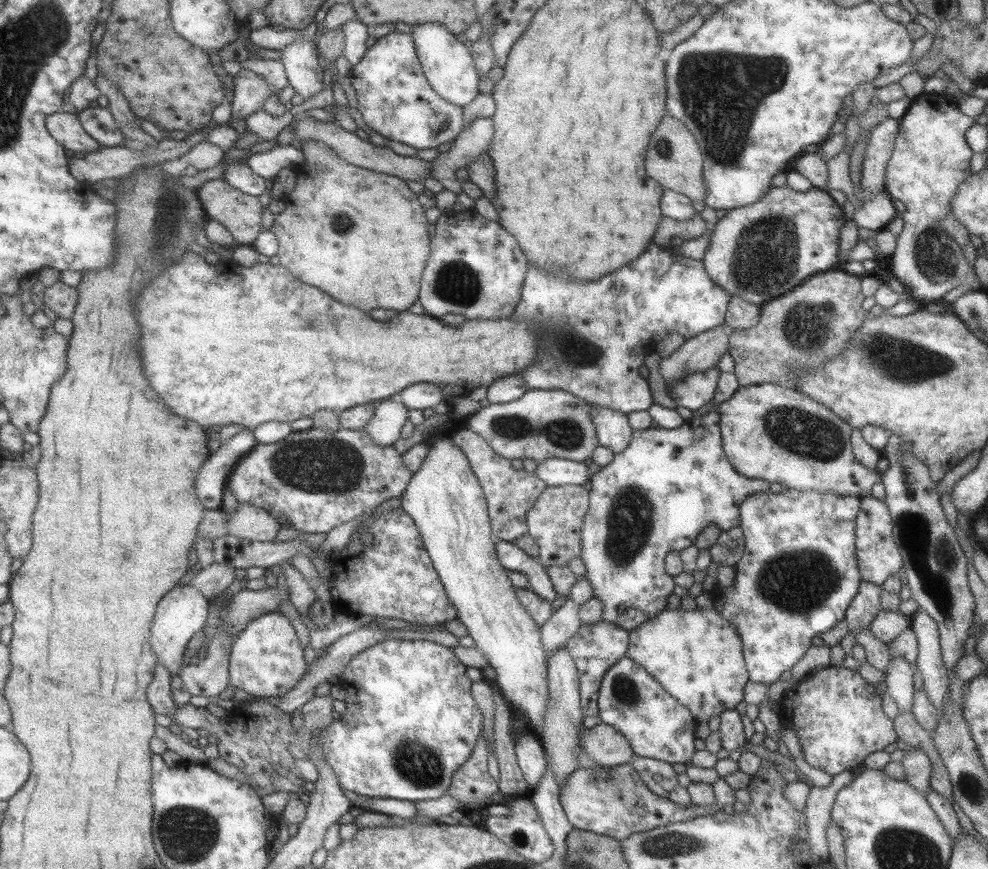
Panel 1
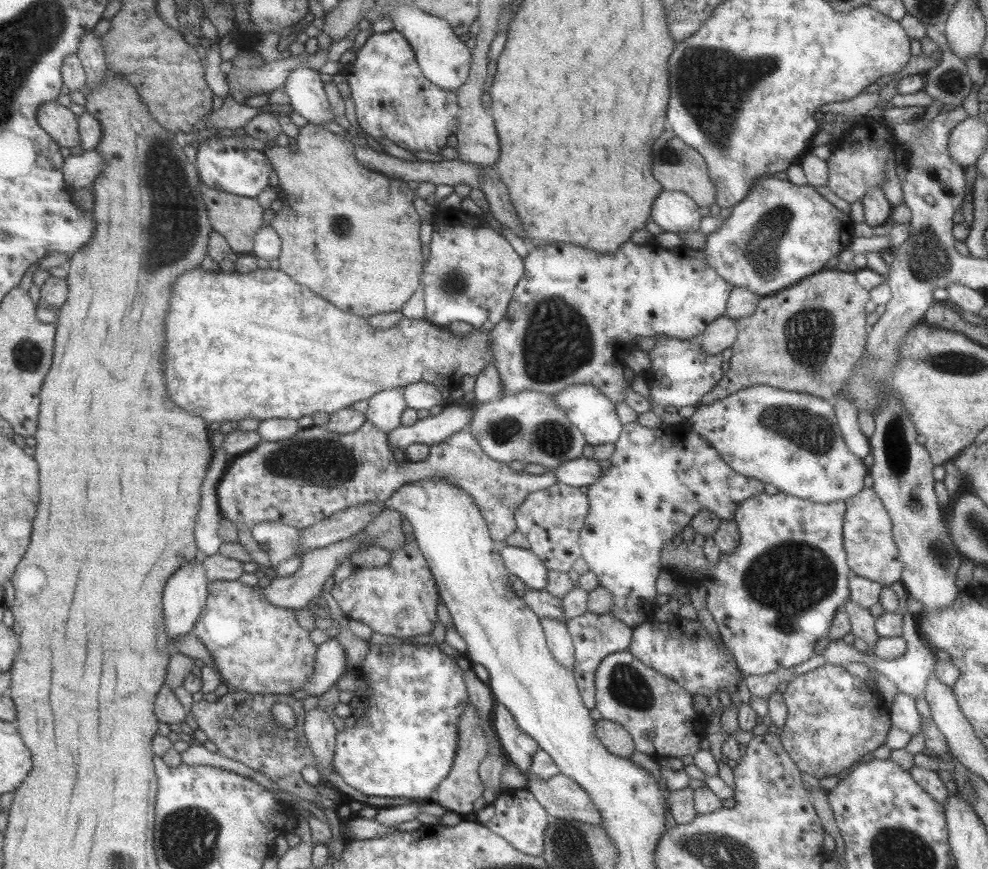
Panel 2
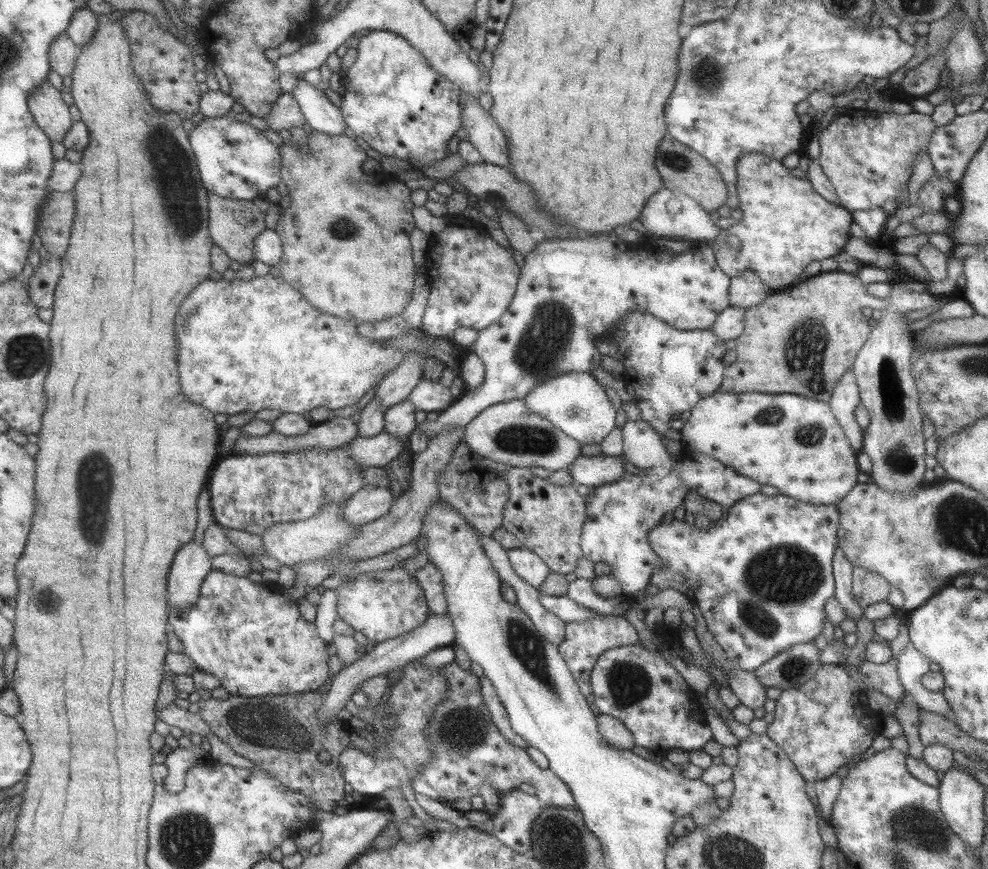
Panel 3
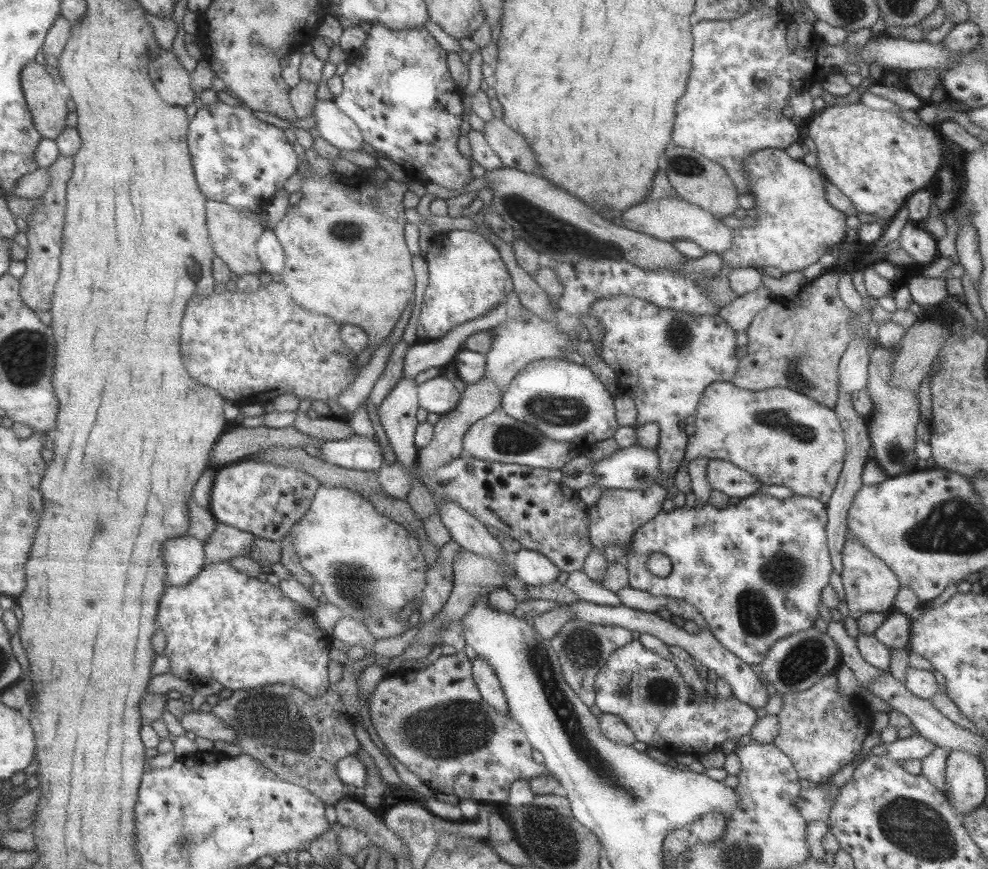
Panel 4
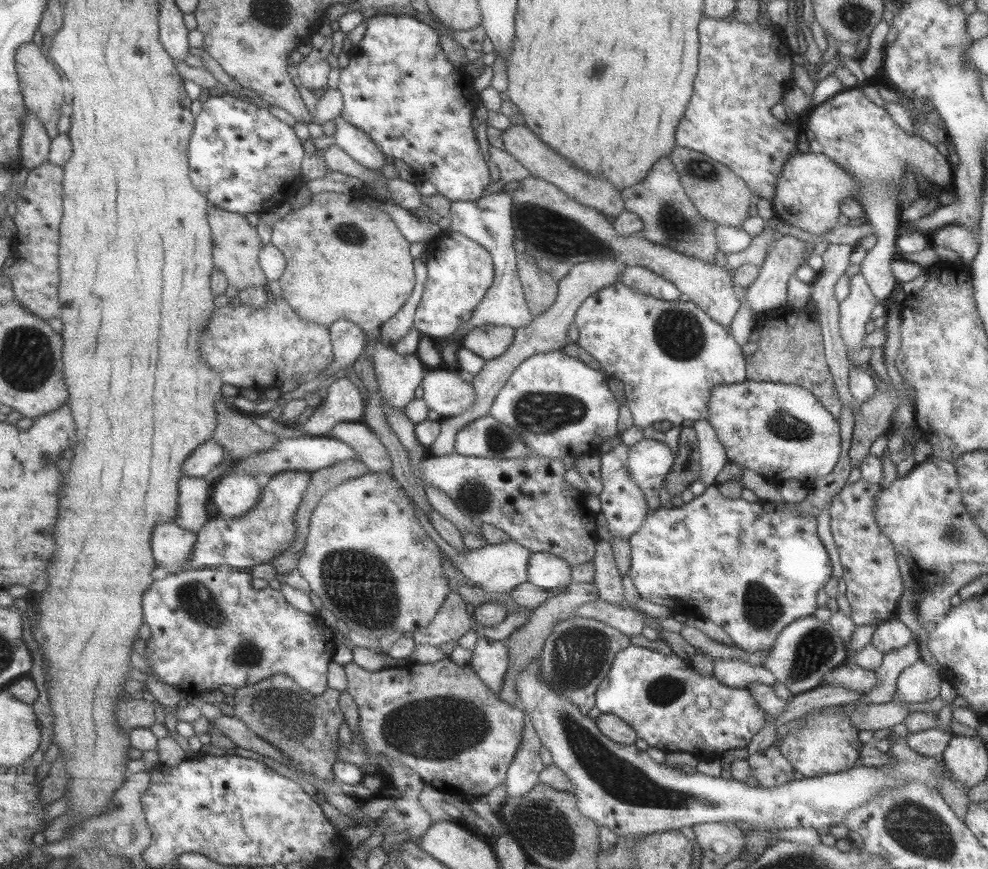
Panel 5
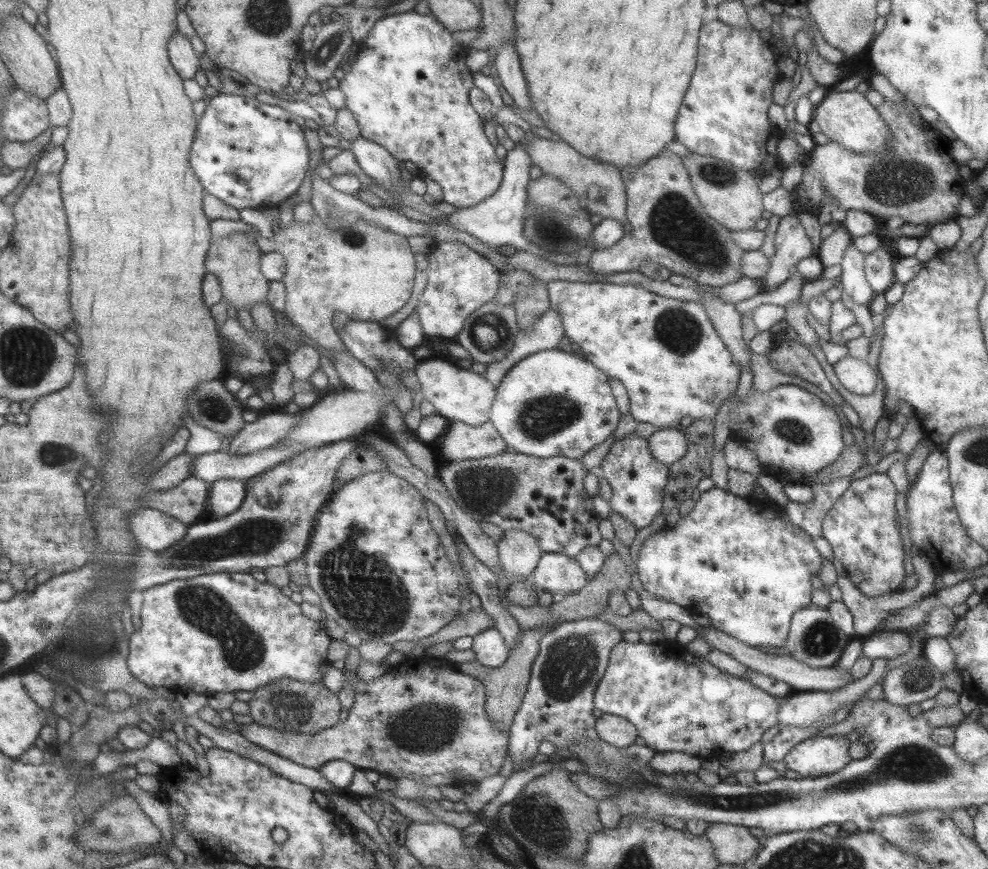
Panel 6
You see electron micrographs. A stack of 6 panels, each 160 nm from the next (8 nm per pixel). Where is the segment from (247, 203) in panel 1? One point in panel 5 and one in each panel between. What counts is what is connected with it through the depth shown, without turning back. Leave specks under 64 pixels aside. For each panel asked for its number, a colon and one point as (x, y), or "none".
2: (237, 219)
3: (233, 224)
4: (233, 232)
5: (236, 246)

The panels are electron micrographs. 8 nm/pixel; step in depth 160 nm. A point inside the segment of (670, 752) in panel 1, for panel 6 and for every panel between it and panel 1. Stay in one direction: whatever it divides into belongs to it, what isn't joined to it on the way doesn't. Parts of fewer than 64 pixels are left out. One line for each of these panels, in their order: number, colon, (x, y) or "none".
2: (658, 714)
3: (642, 690)
4: (645, 690)
5: (656, 694)
6: (678, 702)

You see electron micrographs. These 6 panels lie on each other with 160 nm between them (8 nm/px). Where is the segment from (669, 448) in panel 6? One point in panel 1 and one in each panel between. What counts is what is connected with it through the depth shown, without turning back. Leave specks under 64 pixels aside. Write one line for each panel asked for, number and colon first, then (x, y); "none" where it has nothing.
1: (554, 471)
2: (580, 471)
3: (592, 471)
4: (633, 468)
5: (649, 460)

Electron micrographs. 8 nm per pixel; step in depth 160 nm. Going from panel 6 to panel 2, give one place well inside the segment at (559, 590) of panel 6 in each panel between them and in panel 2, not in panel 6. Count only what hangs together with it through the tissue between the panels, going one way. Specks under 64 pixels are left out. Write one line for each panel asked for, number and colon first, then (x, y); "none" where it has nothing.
2: (521, 562)
3: (527, 565)
4: (532, 568)
5: (545, 570)

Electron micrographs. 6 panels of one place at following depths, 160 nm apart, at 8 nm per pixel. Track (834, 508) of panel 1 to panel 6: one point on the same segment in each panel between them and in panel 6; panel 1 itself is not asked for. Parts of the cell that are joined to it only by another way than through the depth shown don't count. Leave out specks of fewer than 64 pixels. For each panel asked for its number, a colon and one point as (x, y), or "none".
2: (775, 594)
3: (759, 577)
4: (754, 571)
5: (751, 568)
6: (742, 567)

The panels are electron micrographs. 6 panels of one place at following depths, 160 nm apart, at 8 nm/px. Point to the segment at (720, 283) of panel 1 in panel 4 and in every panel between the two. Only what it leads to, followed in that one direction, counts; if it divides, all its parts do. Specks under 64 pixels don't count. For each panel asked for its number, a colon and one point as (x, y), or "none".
2: (778, 233)
3: (785, 225)
4: (795, 224)

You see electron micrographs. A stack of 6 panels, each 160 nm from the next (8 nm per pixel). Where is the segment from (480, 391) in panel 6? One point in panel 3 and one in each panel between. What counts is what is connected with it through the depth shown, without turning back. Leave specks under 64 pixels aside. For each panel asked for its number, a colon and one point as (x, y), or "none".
3: (428, 396)
4: (438, 394)
5: (443, 390)

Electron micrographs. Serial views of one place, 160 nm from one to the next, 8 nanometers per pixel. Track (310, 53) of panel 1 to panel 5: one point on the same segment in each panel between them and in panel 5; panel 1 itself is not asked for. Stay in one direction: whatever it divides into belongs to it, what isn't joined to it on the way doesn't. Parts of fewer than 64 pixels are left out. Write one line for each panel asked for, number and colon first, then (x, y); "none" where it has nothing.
2: (307, 98)
3: (319, 114)
4: (333, 126)
5: (355, 143)

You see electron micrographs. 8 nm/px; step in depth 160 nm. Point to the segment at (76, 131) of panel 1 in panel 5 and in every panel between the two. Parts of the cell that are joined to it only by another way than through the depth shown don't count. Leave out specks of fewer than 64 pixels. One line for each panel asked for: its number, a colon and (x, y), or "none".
2: (56, 121)
3: (49, 112)
4: (48, 112)
5: (40, 86)

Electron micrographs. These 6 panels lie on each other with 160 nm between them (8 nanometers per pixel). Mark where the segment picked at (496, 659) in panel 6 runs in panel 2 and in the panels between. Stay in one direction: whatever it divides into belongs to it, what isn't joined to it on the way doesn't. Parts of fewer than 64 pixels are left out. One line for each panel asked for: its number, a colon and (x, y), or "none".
2: (519, 748)
3: (498, 715)
4: (485, 679)
5: (489, 660)

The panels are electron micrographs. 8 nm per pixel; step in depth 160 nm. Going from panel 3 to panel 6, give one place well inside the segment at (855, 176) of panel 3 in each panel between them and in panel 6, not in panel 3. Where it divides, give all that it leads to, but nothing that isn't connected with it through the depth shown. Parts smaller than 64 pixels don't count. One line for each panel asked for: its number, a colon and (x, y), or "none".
4: (874, 158)
5: (860, 137)
6: (846, 117)

